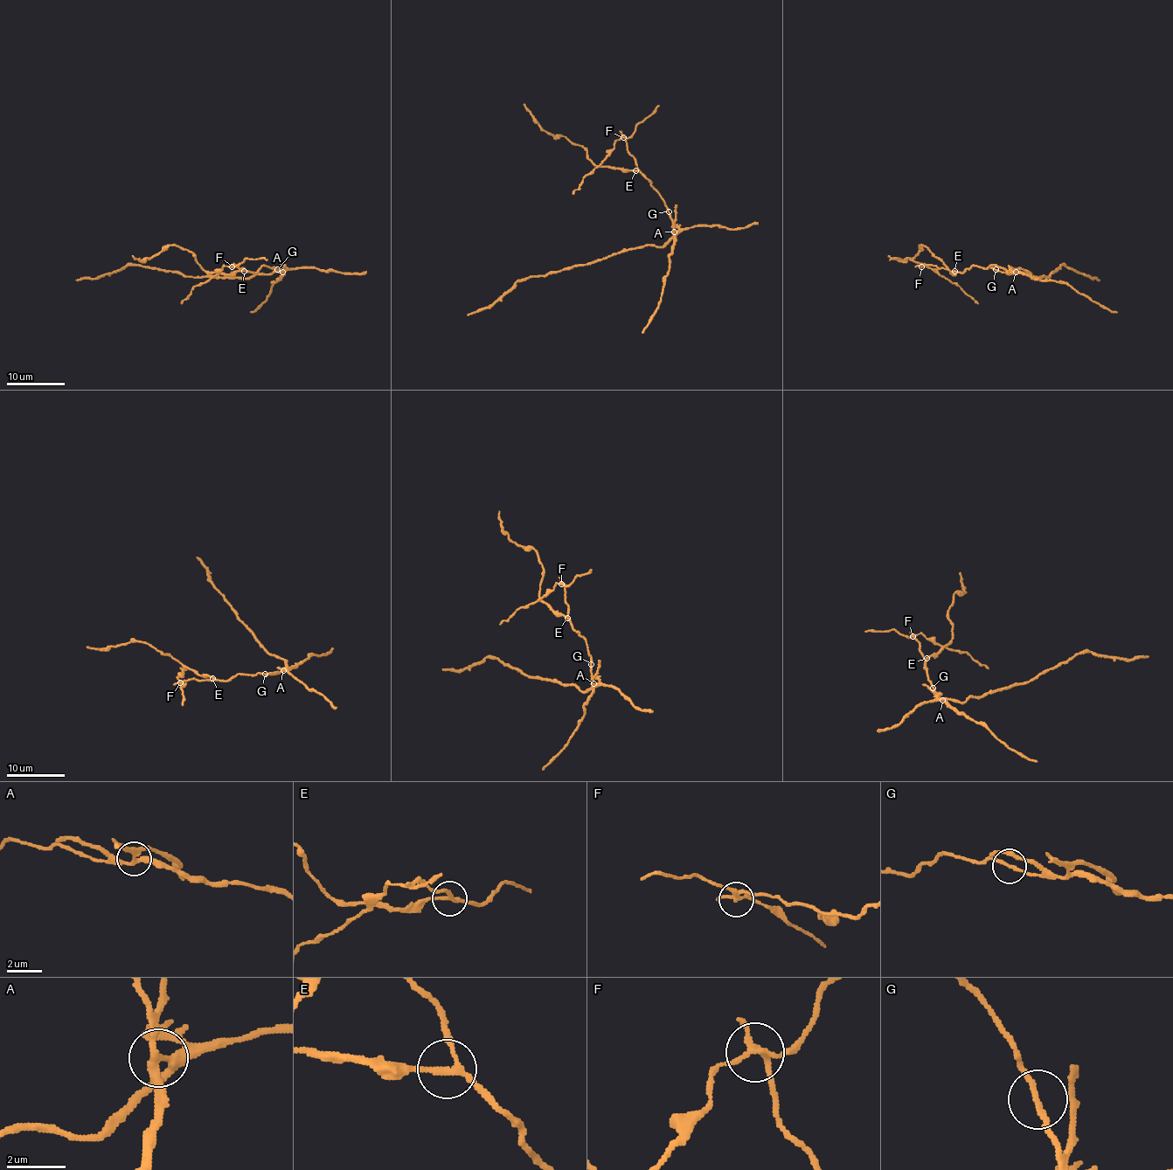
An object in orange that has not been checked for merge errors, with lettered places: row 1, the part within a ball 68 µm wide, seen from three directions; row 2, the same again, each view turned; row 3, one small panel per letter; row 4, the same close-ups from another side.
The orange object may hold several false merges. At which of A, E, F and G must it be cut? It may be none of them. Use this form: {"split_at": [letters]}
{"split_at": ["A", "F"]}

